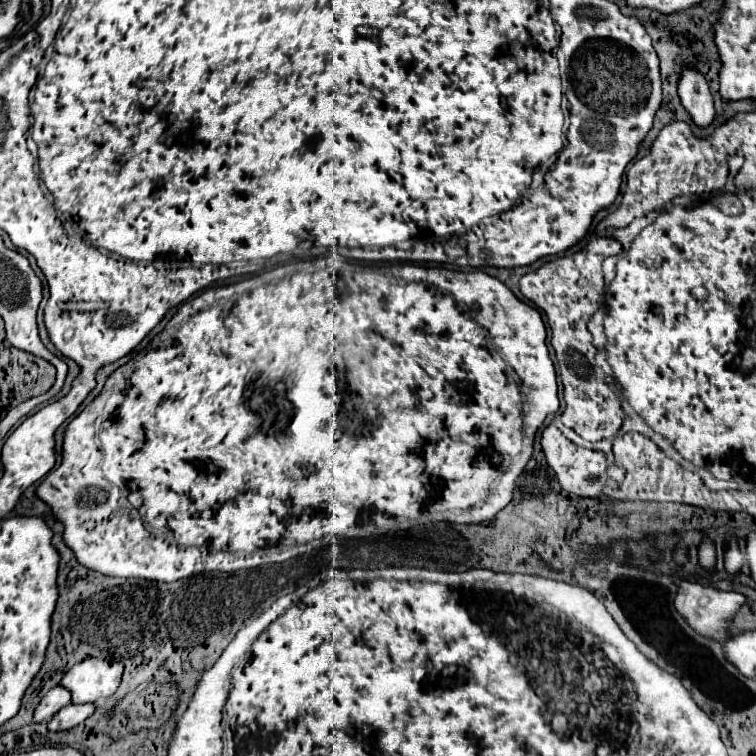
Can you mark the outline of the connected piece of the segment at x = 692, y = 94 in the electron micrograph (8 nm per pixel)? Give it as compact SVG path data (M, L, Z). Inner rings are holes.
M684 70L678 82L678 96L698 128L706 128L712 124L716 112L714 112L712 94L702 74L694 70Z

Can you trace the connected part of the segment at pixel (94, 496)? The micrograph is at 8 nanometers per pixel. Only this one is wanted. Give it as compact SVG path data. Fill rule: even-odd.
M330 254L322 258L317 257L281 265L270 272L262 272L262 274L250 276L239 282L234 282L234 284L208 288L202 294L198 294L196 298L184 302L176 310L176 314L168 320L164 330L160 334L156 334L144 350L140 350L132 356L132 362L124 364L122 368L118 368L108 377L100 395L68 424L66 434L64 434L64 446L62 446L62 464L54 472L50 472L42 480L42 484L36 488L36 496L42 502L46 502L52 508L54 518L60 524L64 524L62 540L74 552L76 560L80 560L80 566L88 566L88 570L98 570L100 574L106 574L106 576L176 582L176 580L190 578L190 576L202 574L202 572L212 572L212 570L234 572L240 568L258 568L264 564L284 562L288 558L300 556L304 552L304 544L310 544L314 540L322 540L326 536L330 536L332 542L340 542L346 538L372 536L372 534L380 532L380 528L386 530L386 528L394 528L396 524L404 524L404 522L412 522L412 520L416 520L418 524L436 522L436 520L448 520L448 522L456 522L456 524L480 524L480 522L488 522L488 520L496 518L496 514L512 500L516 480L522 476L524 466L528 464L528 460L534 454L536 430L544 424L544 418L534 418L534 422L524 420L524 408L526 406L524 406L522 396L544 396L546 410L550 410L550 414L554 414L560 408L556 368L554 368L554 362L550 360L550 354L546 348L546 326L544 326L540 312L536 308L524 304L522 300L518 300L514 296L514 292L508 290L498 278L488 276L486 272L480 272L480 270L462 272L462 270L448 270L448 268L424 268L424 266L414 266L414 264L404 264L398 268L390 268L390 266L388 268L376 268L376 266L368 266L368 264L354 265L353 262L348 262L338 254Z

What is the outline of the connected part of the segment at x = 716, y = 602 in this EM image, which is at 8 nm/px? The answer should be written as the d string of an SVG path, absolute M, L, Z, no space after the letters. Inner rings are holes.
M682 580L680 588L678 588L678 596L674 600L676 610L684 616L684 620L700 634L704 636L712 636L716 640L724 640L724 636L728 634L728 620L736 614L736 610L740 608L740 604L746 602L746 596L740 592L726 592L726 590L716 590L714 586L702 586L700 582L690 582L690 580Z

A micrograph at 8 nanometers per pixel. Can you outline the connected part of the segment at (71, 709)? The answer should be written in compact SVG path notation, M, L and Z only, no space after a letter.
M80 704L80 706L64 706L50 722L48 722L48 730L50 732L60 732L60 730L70 730L74 726L78 726L80 722L84 722L88 716L92 716L96 706L90 704Z

